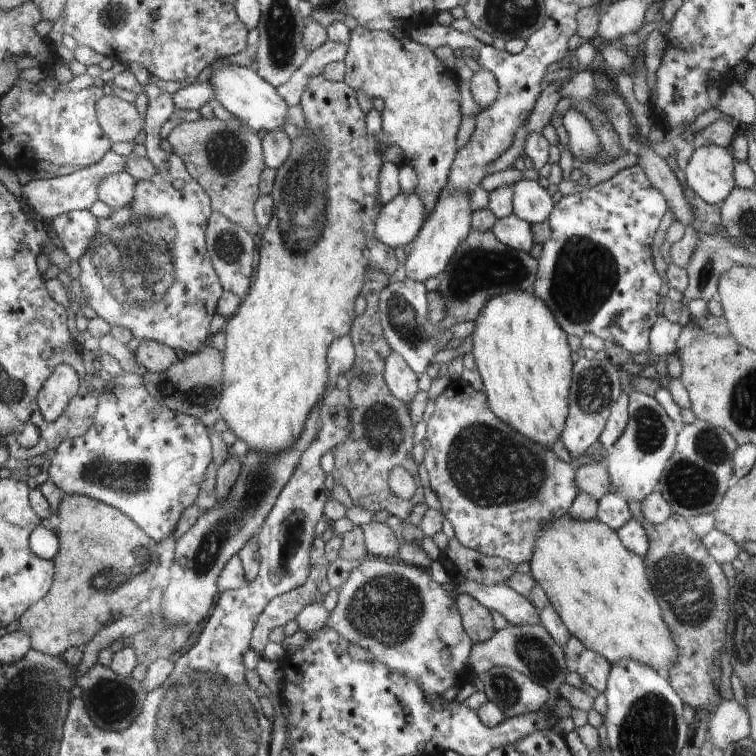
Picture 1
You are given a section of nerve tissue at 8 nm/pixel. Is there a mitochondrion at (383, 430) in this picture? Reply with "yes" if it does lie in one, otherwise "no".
yes

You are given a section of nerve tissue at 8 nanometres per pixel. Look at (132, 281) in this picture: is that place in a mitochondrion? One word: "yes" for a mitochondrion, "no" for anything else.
yes

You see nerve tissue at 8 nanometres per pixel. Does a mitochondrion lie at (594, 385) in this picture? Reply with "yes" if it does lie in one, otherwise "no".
yes

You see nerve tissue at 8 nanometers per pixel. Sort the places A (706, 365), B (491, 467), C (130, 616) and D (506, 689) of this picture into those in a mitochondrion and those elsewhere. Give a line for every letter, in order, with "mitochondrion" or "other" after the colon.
A: other
B: mitochondrion
C: other
D: mitochondrion

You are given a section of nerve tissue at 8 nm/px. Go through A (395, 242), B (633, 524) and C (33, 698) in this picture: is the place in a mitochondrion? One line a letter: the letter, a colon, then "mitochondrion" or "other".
A: other
B: other
C: mitochondrion

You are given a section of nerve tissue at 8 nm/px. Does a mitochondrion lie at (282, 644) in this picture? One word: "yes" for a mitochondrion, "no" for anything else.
no

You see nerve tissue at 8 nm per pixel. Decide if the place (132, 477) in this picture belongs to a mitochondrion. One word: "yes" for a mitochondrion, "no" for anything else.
yes

